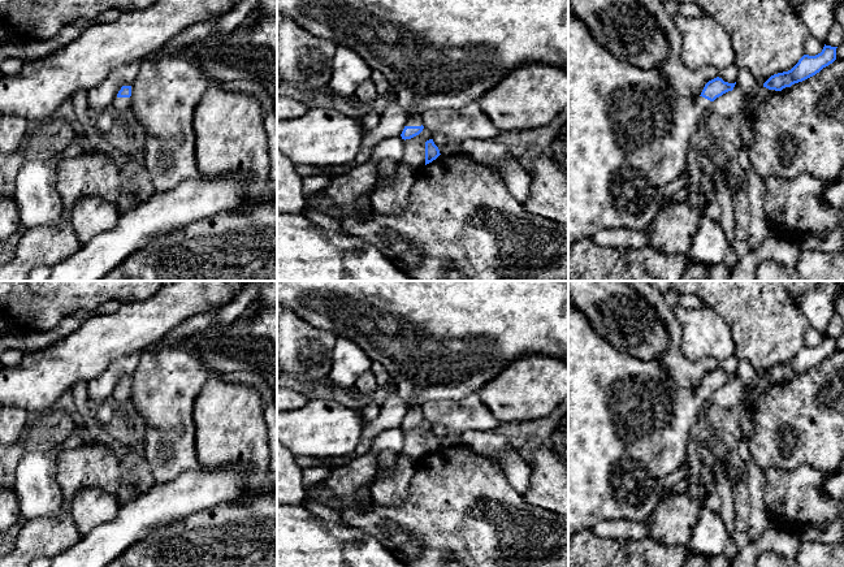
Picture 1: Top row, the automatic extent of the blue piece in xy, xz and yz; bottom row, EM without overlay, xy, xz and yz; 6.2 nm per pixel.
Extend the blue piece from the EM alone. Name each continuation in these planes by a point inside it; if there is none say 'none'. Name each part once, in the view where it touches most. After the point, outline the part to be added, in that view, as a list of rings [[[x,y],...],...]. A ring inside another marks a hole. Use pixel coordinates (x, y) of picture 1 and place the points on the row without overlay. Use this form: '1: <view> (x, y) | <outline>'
1: xz (438, 340) | [[[277,281],[277,306],[291,310],[317,329],[333,332],[337,338],[351,339],[372,362],[380,363],[390,375],[395,394],[410,406],[406,417],[421,417],[421,406],[428,401],[459,401],[477,393],[510,362],[528,354],[550,355],[568,363],[568,281]]]

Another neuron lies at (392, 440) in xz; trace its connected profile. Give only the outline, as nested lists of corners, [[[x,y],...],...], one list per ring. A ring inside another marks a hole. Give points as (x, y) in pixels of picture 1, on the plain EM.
[[[402,428],[386,429],[373,438],[369,451],[402,451],[403,450],[403,430]]]

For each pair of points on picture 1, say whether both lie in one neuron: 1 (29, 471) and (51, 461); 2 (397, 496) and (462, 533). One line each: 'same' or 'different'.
1: same
2: different

